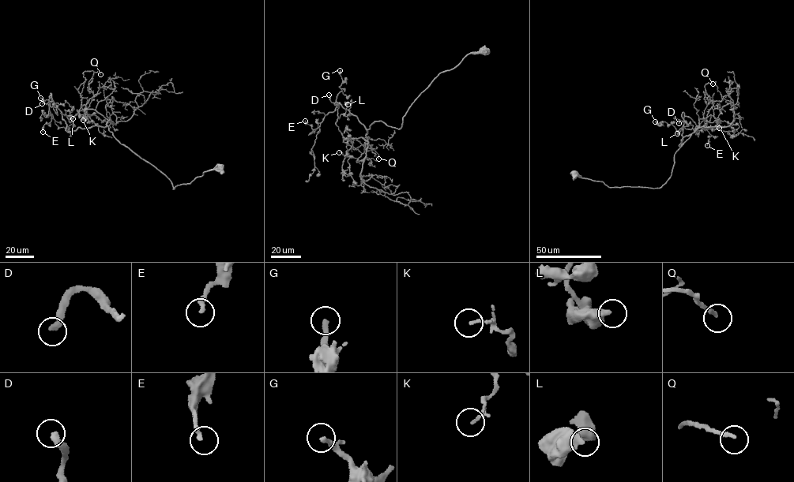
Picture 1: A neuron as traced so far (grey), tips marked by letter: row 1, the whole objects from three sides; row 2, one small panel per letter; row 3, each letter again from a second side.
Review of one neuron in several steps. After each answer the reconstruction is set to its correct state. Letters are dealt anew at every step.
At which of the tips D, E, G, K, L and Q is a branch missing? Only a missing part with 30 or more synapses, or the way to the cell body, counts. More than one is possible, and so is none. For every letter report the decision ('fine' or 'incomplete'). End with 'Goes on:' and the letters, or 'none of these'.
D: incomplete
E: fine
G: incomplete
K: fine
L: fine
Q: fine
Goes on: D, G

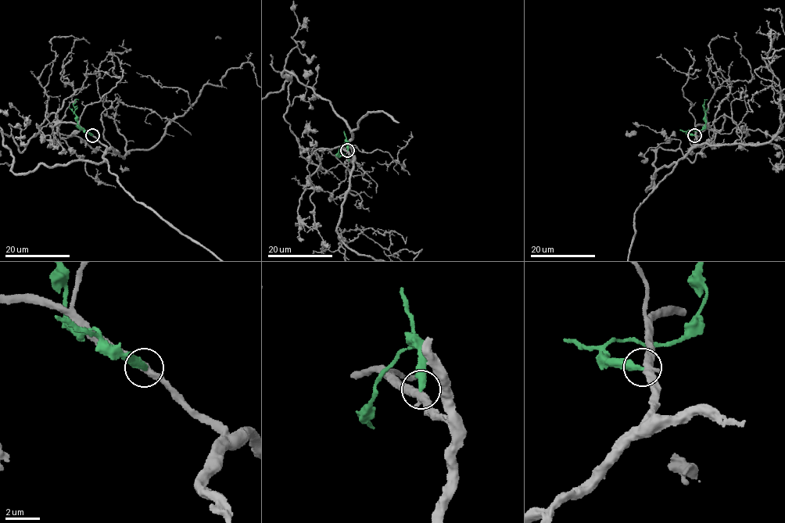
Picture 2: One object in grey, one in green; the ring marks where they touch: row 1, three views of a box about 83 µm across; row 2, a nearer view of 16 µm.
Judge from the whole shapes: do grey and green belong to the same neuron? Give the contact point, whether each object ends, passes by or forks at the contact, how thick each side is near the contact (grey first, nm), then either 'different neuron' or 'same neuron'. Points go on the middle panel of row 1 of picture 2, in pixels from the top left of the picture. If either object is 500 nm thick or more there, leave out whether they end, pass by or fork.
(347, 150) | grey passes by | green ends | 440/360 nm | different neuron

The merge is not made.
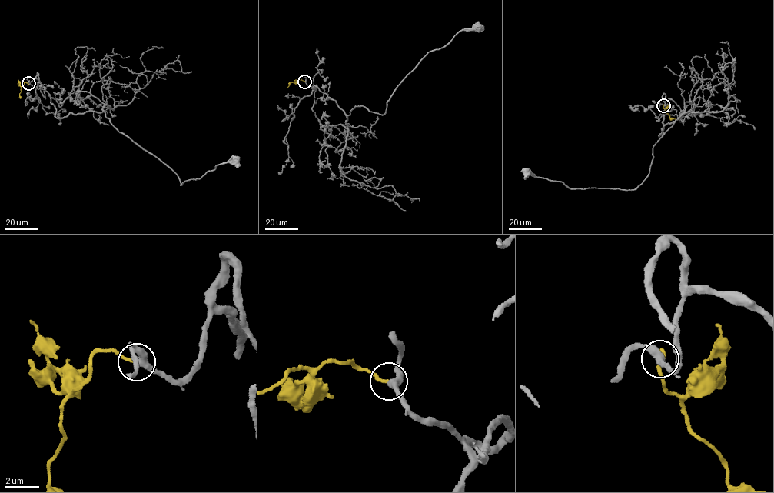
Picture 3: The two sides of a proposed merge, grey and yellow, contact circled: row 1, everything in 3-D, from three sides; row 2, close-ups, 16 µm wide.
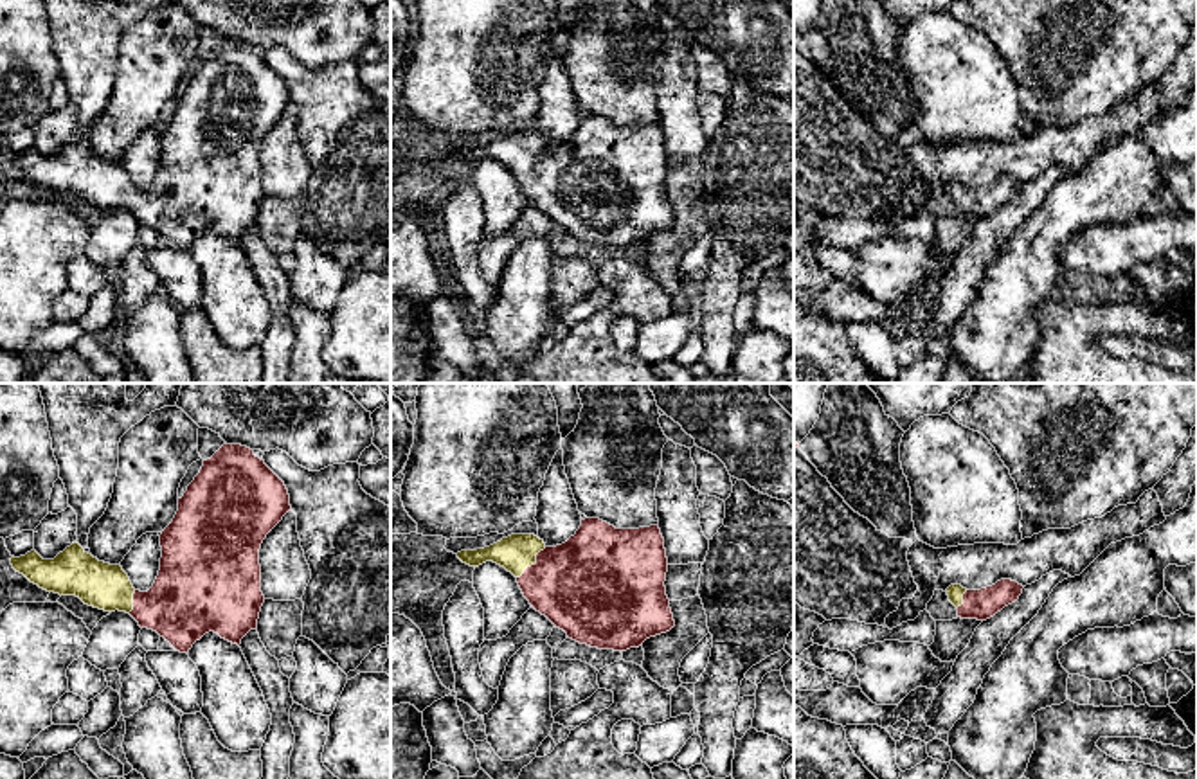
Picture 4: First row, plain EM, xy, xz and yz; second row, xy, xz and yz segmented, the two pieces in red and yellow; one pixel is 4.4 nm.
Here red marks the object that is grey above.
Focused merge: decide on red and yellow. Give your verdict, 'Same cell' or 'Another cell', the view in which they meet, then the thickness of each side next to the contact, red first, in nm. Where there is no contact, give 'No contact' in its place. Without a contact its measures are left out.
Same cell. Touches red in xz. Thickness 440 nm (red) against 160 nm

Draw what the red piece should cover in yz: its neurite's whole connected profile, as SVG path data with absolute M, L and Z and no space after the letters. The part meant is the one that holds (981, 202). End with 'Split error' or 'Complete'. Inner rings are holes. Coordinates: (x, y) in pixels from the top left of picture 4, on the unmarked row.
M1001 176L981 187L967 187L961 182L947 185L949 198L956 203L958 214L986 218L1004 203L1015 200L1022 191L1022 182L1012 176Z. Split error

